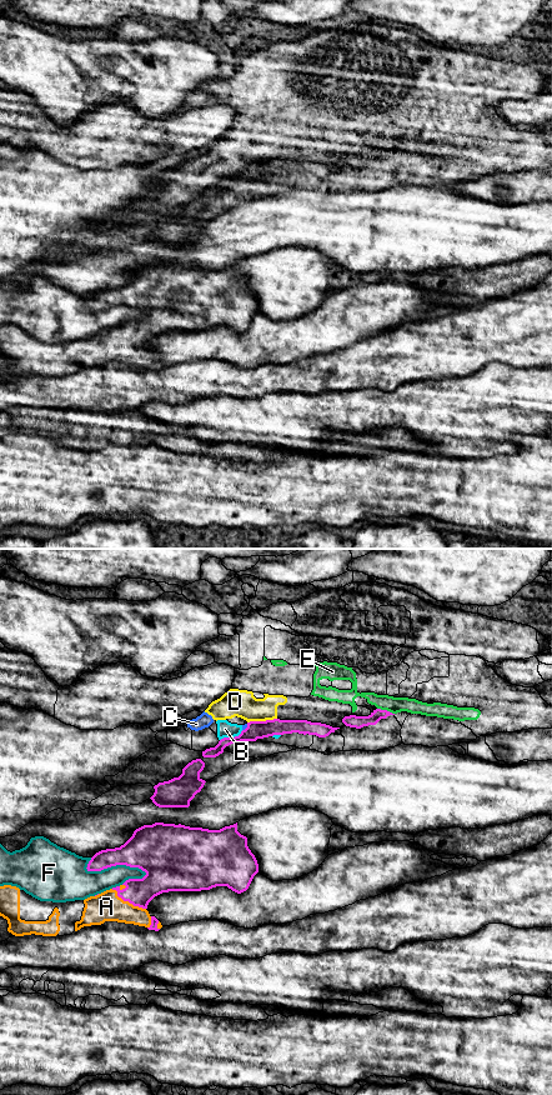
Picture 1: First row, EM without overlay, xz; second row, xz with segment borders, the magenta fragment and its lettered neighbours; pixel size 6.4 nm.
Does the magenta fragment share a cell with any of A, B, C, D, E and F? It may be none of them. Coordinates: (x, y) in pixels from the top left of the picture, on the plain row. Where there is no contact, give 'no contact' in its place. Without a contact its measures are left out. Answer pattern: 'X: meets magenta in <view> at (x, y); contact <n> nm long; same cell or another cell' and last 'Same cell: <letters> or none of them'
A: meets magenta in xz at (128, 340); contact 260 nm long; same cell
B: meets magenta in xz at (231, 178); contact 170 nm long; another cell
C: meets magenta in xz at (246, 168); contact 60 nm long; another cell
D: meets magenta in xz at (261, 161); contact 190 nm long; another cell
E: meets magenta in xz at (386, 150); contact 120 nm long; another cell
F: meets magenta in xz at (116, 304); contact 400 nm long; another cell
Same cell: A

